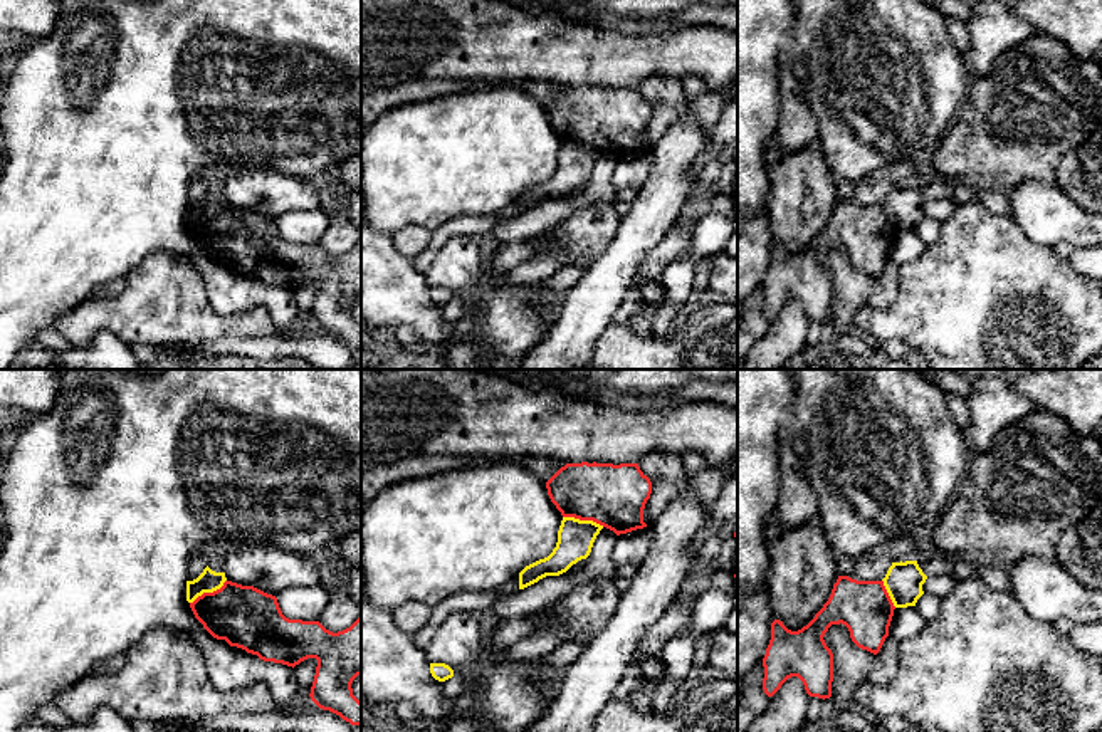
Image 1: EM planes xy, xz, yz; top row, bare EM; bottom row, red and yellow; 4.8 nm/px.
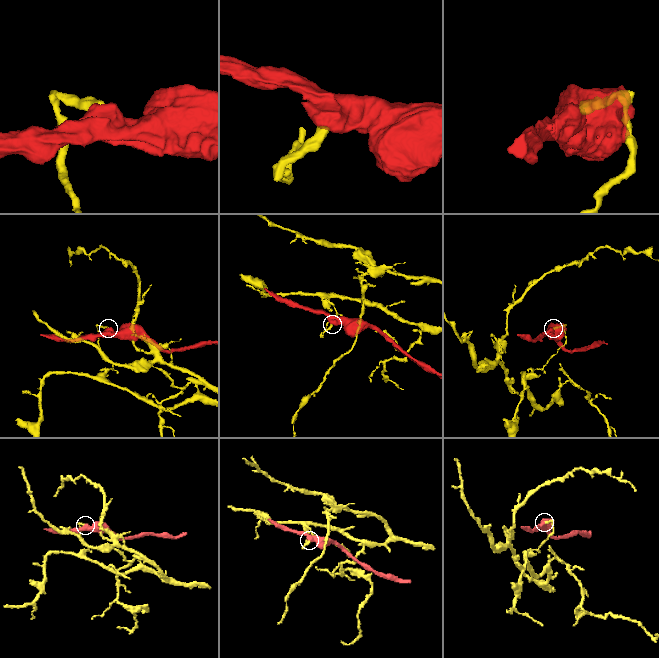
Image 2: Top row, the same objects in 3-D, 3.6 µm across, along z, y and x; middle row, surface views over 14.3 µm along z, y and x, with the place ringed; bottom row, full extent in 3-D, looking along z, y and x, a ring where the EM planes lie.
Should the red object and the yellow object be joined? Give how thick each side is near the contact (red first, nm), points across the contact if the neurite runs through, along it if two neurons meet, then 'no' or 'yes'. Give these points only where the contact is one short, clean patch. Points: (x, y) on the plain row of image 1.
300 nm thick on the red side, 180 nm on the other; border along xz (563, 140), (588, 143), (603, 150); no

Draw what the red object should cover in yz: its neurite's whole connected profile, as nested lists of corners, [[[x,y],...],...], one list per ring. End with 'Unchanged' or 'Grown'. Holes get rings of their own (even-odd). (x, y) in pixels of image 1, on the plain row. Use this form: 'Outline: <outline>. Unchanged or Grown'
Outline: [[[838,200],[828,225],[806,250],[791,255],[779,243],[771,247],[763,282],[764,317],[773,321],[788,302],[798,301],[810,321],[830,322],[833,277],[823,264],[828,252],[845,248],[858,272],[877,279],[889,260],[894,233],[884,205]]]. Unchanged

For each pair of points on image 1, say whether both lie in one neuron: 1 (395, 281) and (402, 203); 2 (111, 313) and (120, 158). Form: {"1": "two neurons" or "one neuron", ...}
{"1": "two neurons", "2": "two neurons"}

